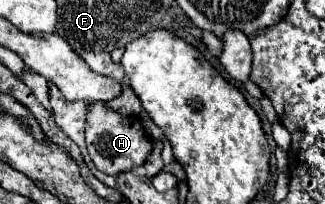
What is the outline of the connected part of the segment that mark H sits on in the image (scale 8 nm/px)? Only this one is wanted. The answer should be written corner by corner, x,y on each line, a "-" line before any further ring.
94,103
88,109
86,121
86,145
92,163
108,175
116,175
122,171
132,171
140,167
148,155
152,153
152,141
144,133
138,117
122,117
120,113
108,109
104,103

